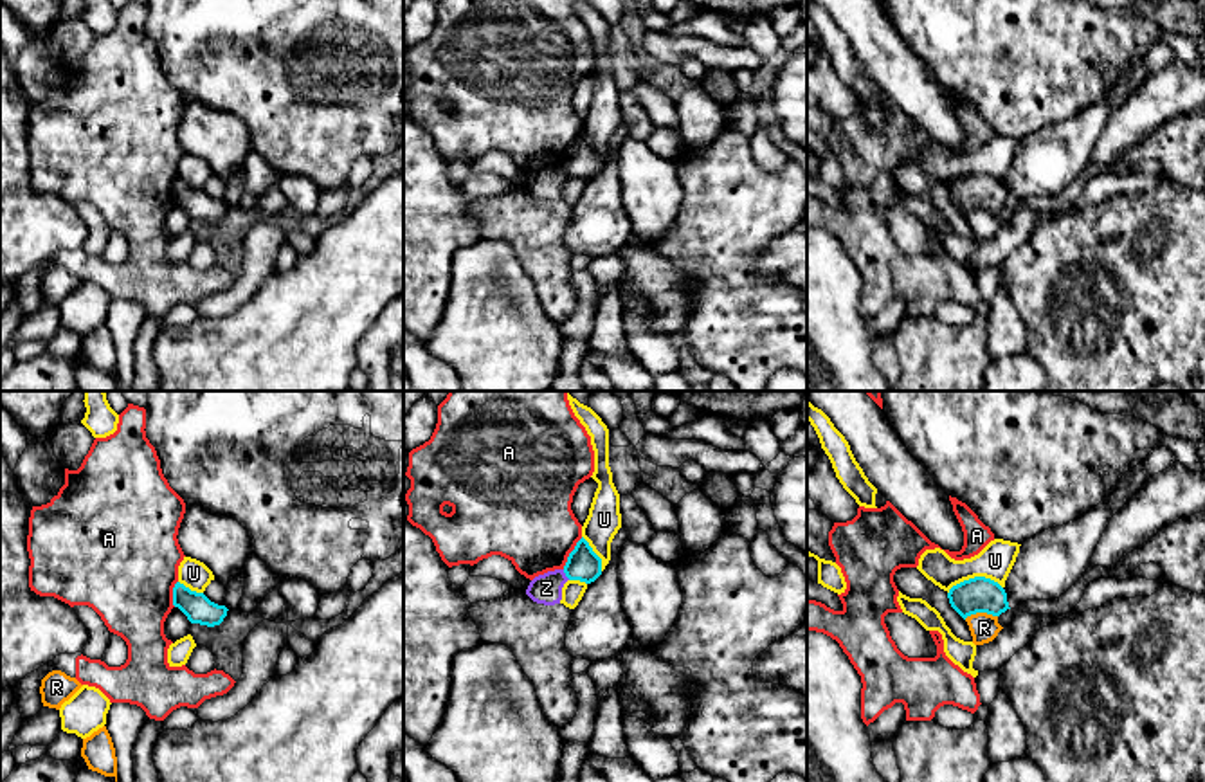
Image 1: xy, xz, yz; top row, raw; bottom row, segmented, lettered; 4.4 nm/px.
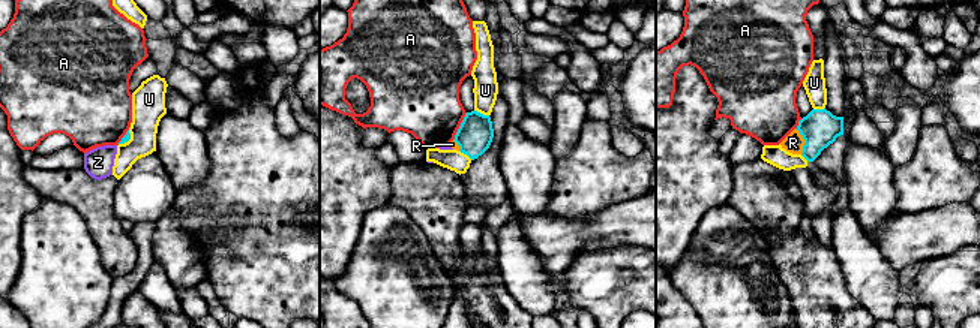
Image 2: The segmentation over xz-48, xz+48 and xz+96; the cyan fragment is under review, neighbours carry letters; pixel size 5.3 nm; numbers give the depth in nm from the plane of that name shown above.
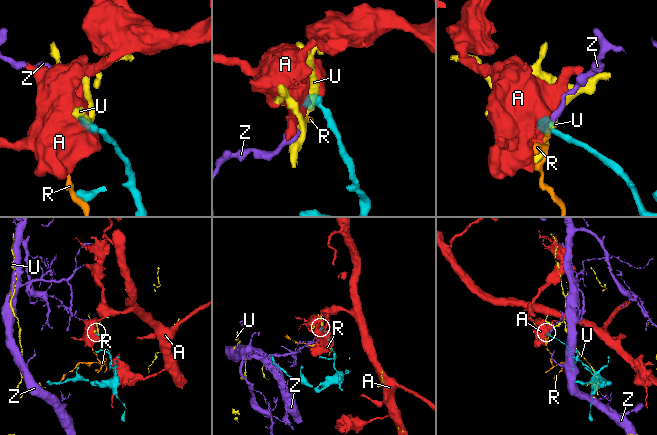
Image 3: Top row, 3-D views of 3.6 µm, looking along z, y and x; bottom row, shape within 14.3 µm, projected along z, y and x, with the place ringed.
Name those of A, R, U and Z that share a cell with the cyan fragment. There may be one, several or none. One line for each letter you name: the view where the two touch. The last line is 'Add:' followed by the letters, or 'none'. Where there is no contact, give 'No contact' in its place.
Add: none

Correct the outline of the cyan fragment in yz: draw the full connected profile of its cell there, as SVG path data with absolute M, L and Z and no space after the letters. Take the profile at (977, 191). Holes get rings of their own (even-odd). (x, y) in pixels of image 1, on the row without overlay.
M974 173L953 182L947 189L951 204L965 216L976 209L1000 213L1009 204L1005 186L985 173Z

